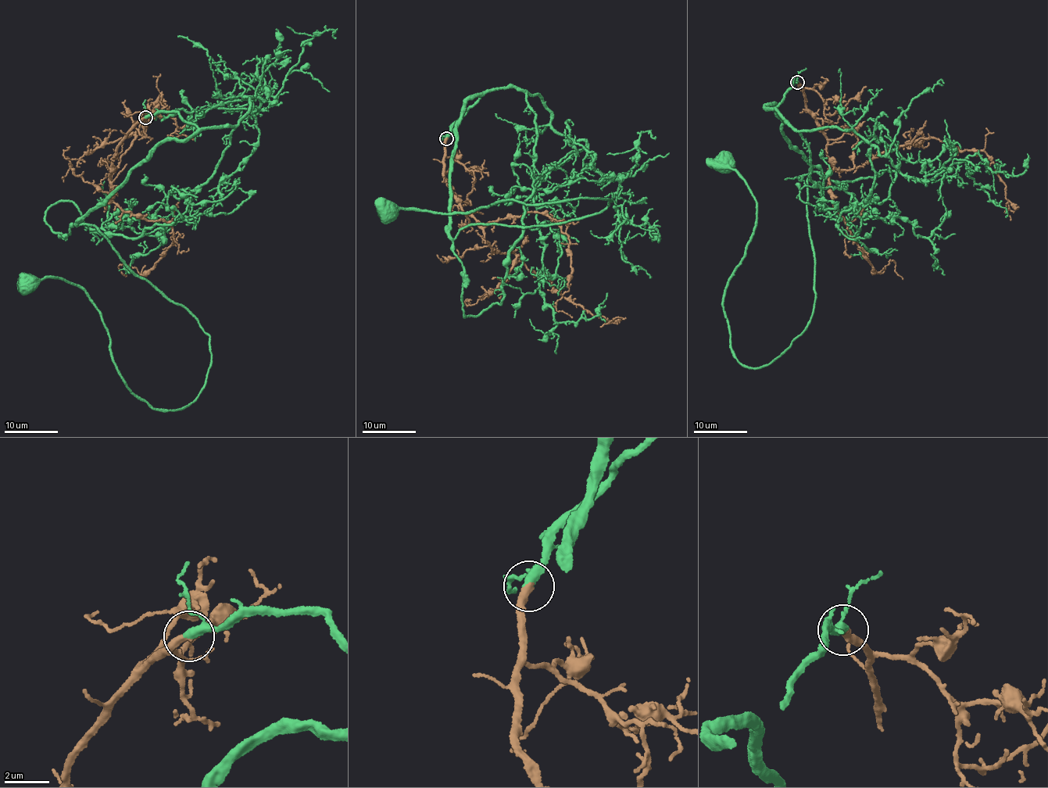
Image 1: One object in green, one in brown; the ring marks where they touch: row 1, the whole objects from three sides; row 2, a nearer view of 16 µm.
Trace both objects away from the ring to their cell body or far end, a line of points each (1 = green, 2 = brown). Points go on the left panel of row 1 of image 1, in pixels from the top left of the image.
1: (145, 118), (195, 132), (77, 225), (208, 334), (197, 399), (155, 410), (89, 295), (25, 284)
2: (145, 118), (118, 146), (109, 202), (122, 155), (157, 98), (175, 132), (193, 139)

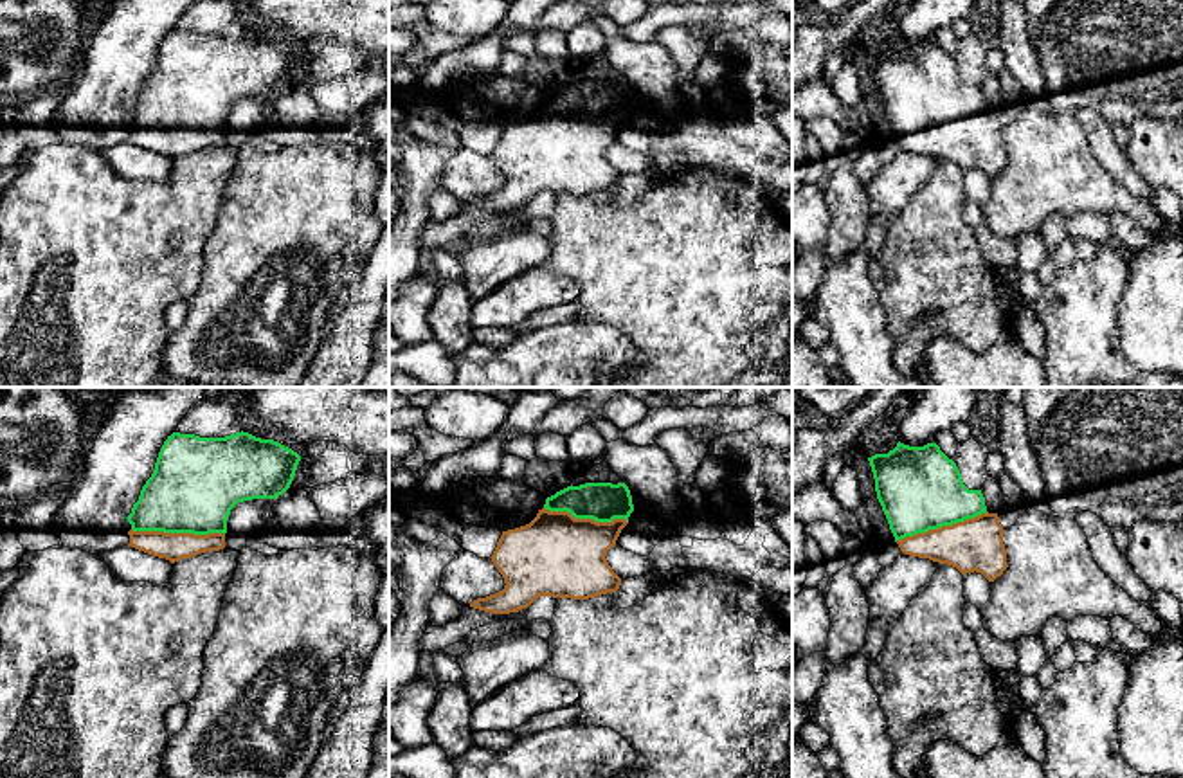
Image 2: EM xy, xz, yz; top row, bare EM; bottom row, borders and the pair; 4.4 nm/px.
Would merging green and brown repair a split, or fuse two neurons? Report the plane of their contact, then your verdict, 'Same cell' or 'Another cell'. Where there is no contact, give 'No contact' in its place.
Touches green in xy. Same cell

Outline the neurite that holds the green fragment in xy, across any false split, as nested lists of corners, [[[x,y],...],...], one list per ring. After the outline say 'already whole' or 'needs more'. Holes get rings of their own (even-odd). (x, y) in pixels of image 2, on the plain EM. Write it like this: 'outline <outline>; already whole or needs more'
outline [[[243,27],[225,34],[173,29],[126,113],[131,121],[128,142],[171,160],[205,148],[220,148],[225,144],[230,106],[243,97],[283,92],[293,77],[299,58],[301,52],[292,45]]]; needs more

